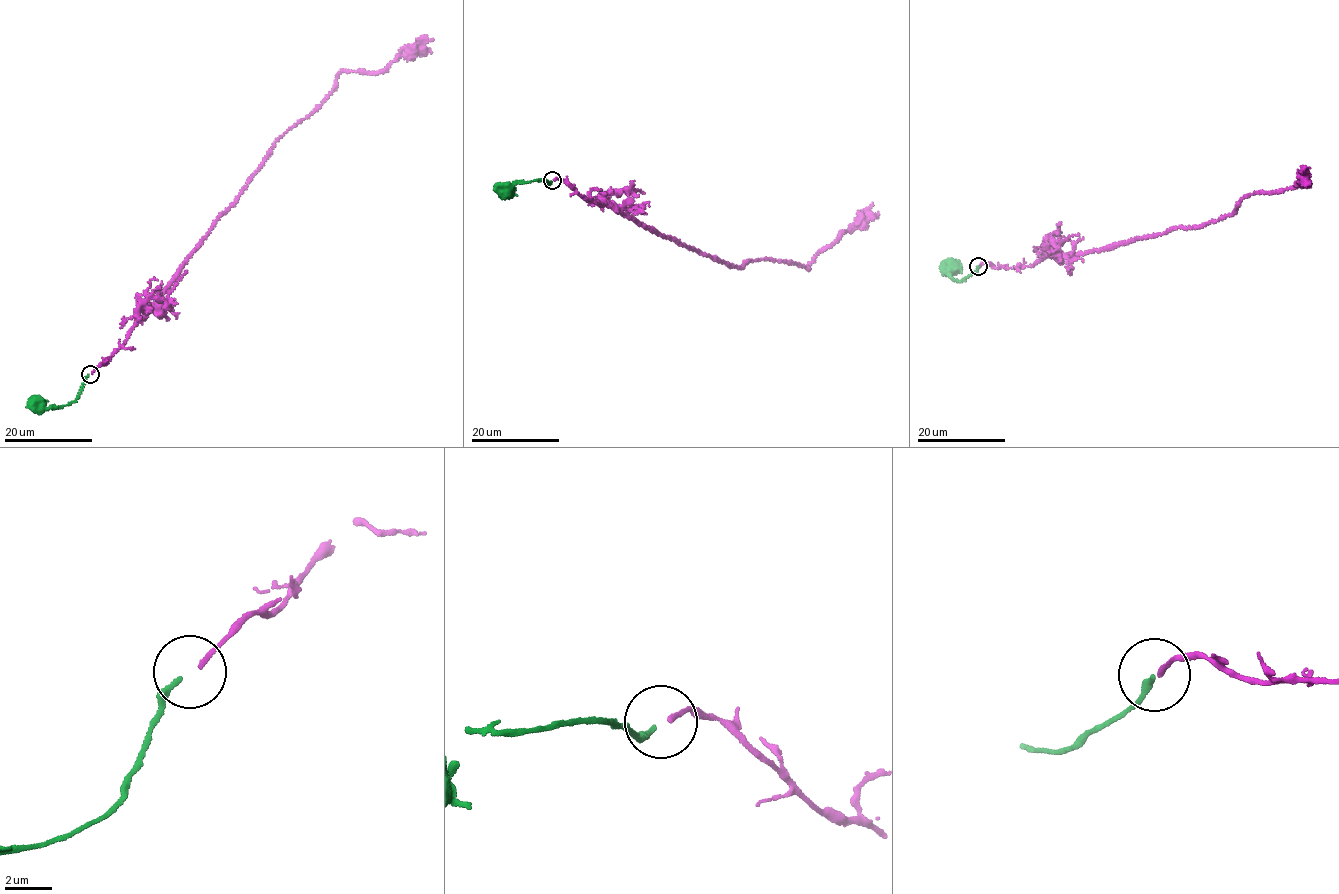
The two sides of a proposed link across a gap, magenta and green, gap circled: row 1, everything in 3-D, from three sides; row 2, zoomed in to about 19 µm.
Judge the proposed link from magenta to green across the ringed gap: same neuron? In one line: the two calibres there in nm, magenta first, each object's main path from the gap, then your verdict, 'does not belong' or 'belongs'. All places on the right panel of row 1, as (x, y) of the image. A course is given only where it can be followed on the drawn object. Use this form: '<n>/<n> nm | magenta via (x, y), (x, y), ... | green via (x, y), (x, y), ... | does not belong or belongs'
240/220 nm | magenta via (979, 266), (1030, 266), (1196, 228), (1254, 193), (1294, 188), (1306, 174), (1300, 185), (1309, 175), (1301, 173) | green via (978, 266), (976, 272), (955, 280), (947, 274), (953, 264) | does not belong

